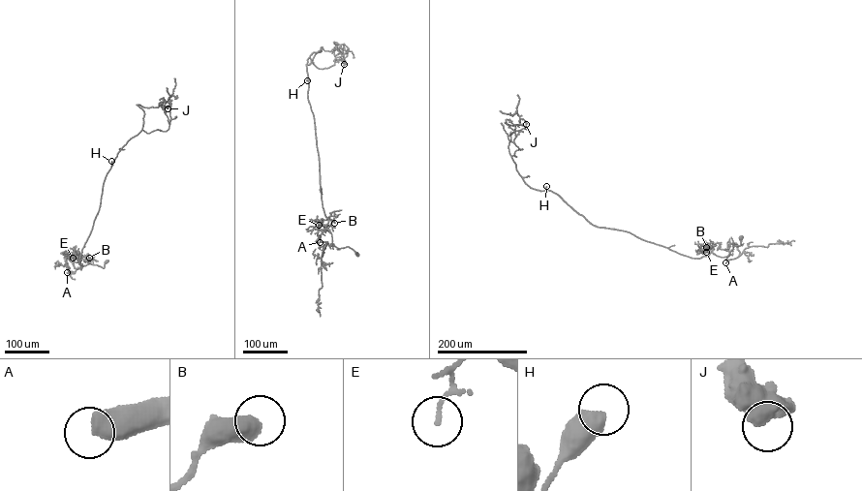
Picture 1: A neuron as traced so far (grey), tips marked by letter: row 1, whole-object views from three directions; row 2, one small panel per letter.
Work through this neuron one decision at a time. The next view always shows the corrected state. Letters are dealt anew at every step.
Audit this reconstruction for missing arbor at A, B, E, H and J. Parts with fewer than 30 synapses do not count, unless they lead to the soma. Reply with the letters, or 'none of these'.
A

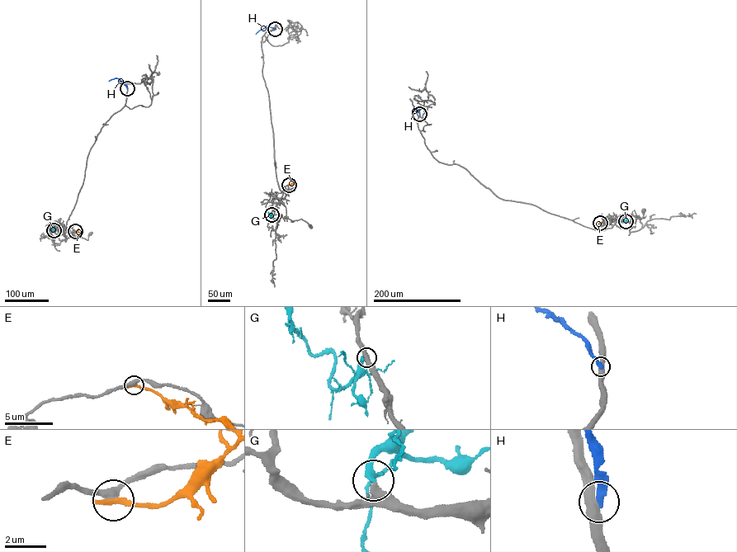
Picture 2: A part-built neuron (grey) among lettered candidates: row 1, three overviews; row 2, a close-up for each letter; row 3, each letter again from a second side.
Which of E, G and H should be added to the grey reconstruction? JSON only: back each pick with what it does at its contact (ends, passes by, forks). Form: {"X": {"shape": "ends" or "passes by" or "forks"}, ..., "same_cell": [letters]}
{"G": {"shape": "ends"}, "same_cell": ["G"]}

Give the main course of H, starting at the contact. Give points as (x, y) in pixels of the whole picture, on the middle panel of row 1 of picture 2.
H: (275, 29), (266, 26), (256, 34)

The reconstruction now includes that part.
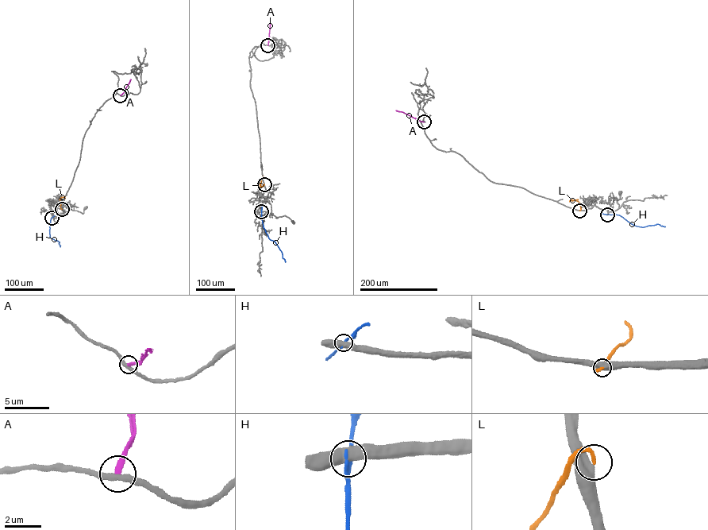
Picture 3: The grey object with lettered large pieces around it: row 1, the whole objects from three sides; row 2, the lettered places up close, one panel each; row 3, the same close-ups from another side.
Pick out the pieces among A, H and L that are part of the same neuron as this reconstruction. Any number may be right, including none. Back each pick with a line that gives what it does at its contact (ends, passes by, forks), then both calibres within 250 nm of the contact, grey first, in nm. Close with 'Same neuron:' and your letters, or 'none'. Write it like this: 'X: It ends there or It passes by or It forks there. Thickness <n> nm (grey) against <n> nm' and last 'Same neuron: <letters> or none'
L: It ends there. Thickness 460 nm (grey) against 200 nm
Same neuron: L

